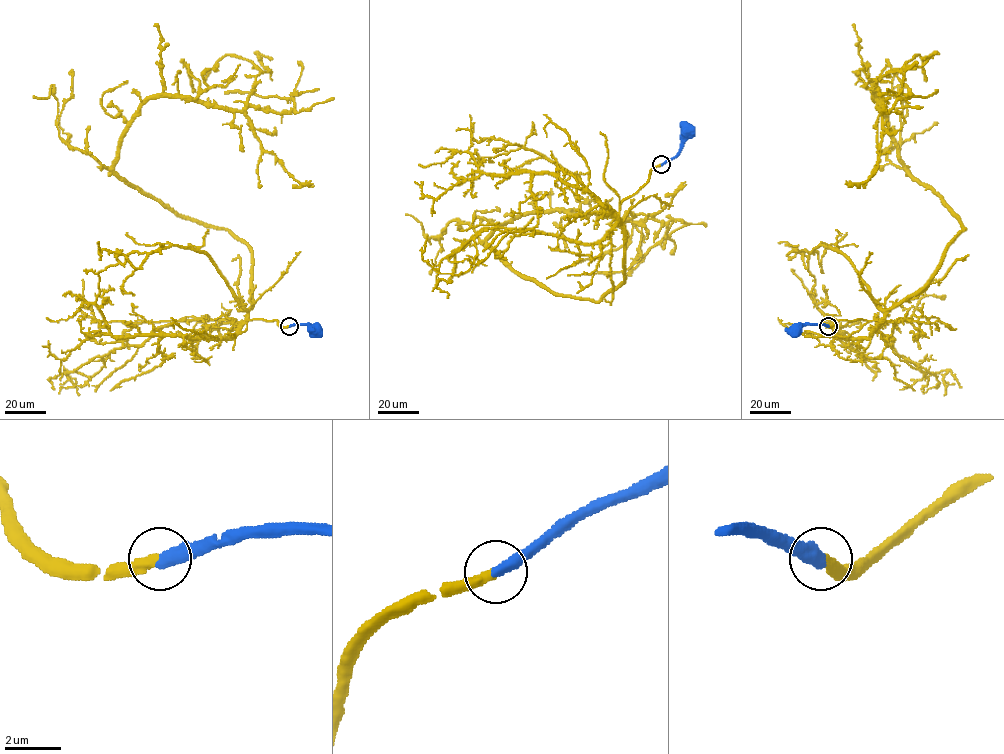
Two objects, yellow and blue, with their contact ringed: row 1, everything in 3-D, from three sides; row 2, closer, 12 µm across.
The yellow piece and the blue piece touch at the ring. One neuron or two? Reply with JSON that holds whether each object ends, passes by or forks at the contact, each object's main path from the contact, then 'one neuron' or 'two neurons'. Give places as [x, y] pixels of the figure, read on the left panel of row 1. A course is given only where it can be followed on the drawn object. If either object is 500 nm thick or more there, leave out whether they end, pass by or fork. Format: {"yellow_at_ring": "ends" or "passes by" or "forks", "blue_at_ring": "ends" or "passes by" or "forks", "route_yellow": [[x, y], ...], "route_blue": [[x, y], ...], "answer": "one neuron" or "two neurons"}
{"yellow_at_ring": "ends", "blue_at_ring": "ends", "route_yellow": [[288, 326], [246, 320], [244, 243], [114, 171], [125, 127], [150, 98], [294, 108], [224, 94]], "route_blue": [[288, 326], [309, 324], [313, 330]], "answer": "one neuron"}

